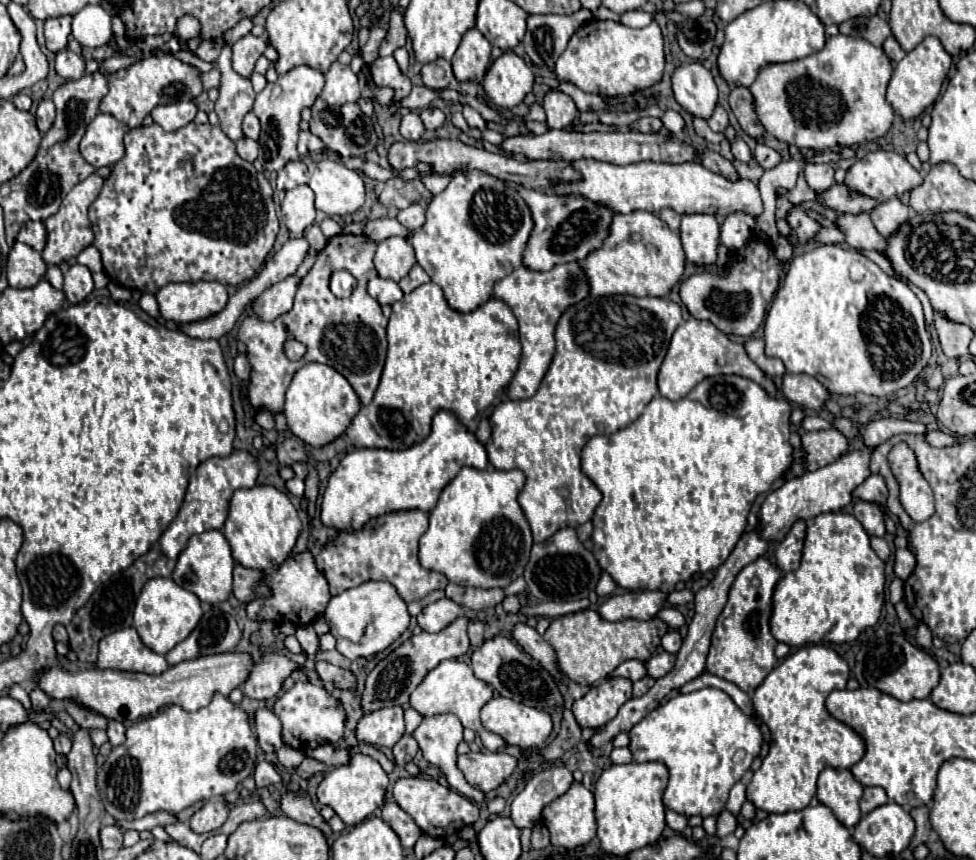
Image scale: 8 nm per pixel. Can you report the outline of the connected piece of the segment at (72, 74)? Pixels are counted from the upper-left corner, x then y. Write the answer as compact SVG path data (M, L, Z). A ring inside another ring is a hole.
M60 51L56 55L56 71L64 79L80 79L84 75L84 69L86 69L86 61L80 55L72 51Z

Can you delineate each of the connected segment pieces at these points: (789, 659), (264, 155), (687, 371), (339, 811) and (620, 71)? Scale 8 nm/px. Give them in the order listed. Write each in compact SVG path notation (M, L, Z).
M810 645L786 655L756 687L752 707L770 729L770 751L750 785L746 799L766 813L804 809L816 795L816 779L822 769L850 769L864 757L864 741L848 725L826 711L826 697L834 689L846 689L850 669L842 657L822 645Z
M300 65L288 71L286 75L280 75L278 81L268 83L264 91L256 95L252 113L260 119L260 125L262 125L260 139L258 139L260 155L256 161L264 171L280 171L288 161L296 161L300 157L296 151L300 113L306 105L312 105L316 101L322 87L324 87L324 75L312 67Z
M688 319L684 321L672 335L668 353L660 367L660 395L672 401L678 401L688 395L688 391L698 385L702 379L712 375L742 375L748 379L754 379L758 385L762 385L768 395L776 397L776 385L770 377L766 377L746 355L744 345L732 343L722 331L718 331L710 321L700 319Z
M354 755L350 757L348 765L332 769L322 783L318 785L318 801L322 805L328 805L336 811L336 815L348 825L358 825L366 817L370 817L378 807L384 805L384 793L388 787L388 775L380 767L378 761L366 755Z
M590 19L590 23L584 23L582 27L578 27L578 31L574 31L566 51L554 65L554 75L560 81L570 81L586 93L600 93L606 97L626 97L646 87L652 87L662 79L662 71L664 71L664 39L656 21L652 21L648 27L632 29L616 21Z

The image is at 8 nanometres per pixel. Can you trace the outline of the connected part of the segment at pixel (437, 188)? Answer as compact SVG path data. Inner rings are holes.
M458 169L458 171L448 173L448 175L426 175L426 177L420 177L420 179L424 181L424 185L426 185L434 195L438 195L438 193L450 183L450 179L452 179L454 175L458 175L458 173L462 173L462 171Z

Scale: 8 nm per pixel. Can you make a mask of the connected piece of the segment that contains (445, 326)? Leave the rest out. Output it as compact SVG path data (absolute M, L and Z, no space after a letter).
M424 283L392 305L392 315L388 321L388 359L378 391L370 403L372 427L380 439L360 439L358 427L350 427L346 437L356 447L378 447L390 451L408 449L430 435L432 417L440 409L454 413L466 431L474 433L478 429L478 423L484 417L490 417L494 407L504 399L506 387L518 369L518 361L518 321L508 305L492 297L478 309L470 311L466 319L466 313L448 307L442 289L436 283Z

